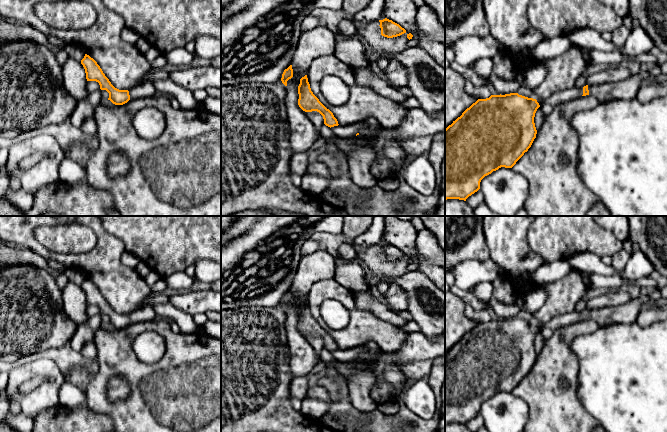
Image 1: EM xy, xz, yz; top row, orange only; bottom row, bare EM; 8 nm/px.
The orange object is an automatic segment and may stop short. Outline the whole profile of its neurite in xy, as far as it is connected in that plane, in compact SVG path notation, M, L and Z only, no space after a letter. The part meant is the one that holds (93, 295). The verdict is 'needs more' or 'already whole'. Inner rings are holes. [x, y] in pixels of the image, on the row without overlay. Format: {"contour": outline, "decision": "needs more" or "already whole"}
{"contour": "M85 278L81 284L86 297L87 305L96 305L100 309L101 314L106 314L109 317L109 322L115 329L123 329L129 324L150 321L157 318L156 313L151 307L144 307L128 314L119 314L115 312L109 303L105 300L97 286L89 279Z", "decision": "needs more"}

